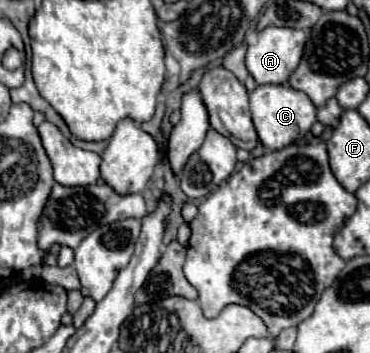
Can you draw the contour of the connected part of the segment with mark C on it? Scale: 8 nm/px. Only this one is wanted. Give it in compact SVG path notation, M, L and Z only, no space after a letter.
M288 84L256 86L256 90L250 94L250 112L258 138L268 150L282 150L284 146L290 146L294 140L302 138L316 122L316 106L312 100Z

